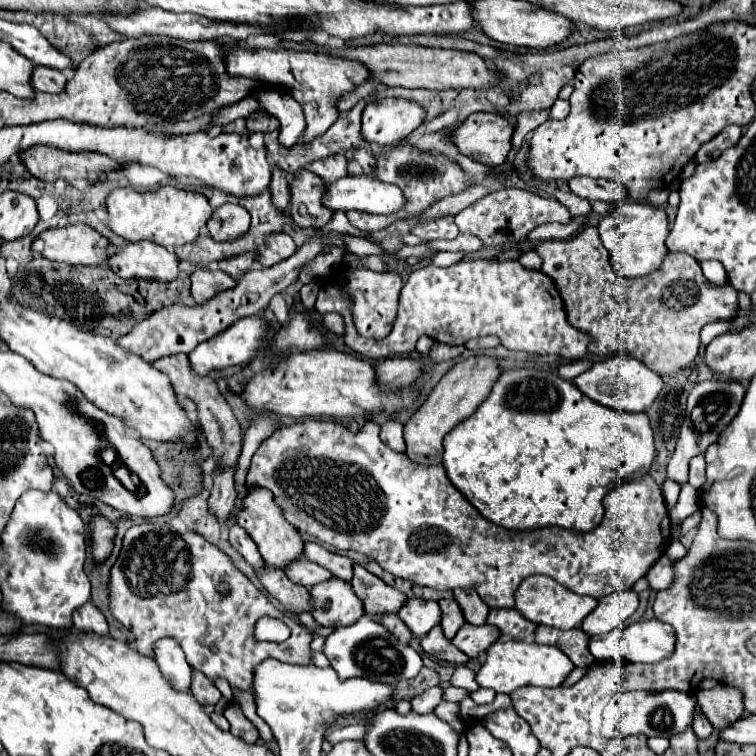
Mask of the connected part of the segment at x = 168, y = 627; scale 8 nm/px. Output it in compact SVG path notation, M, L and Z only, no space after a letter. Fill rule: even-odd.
M142 523L142 525L132 525L122 541L120 555L116 563L110 569L110 581L108 581L108 605L112 615L128 627L136 641L134 647L140 655L150 657L154 651L154 643L164 637L172 637L178 641L182 651L186 653L186 659L192 669L204 673L210 681L216 679L226 679L232 689L238 691L248 691L254 695L252 683L254 683L254 667L260 663L260 659L278 659L284 663L292 665L312 665L312 633L298 623L296 619L288 617L286 613L278 611L266 595L232 563L232 559L220 551L216 545L208 543L202 535L194 531L180 531L172 529L166 525L156 525L156 523ZM226 583L230 591L224 595L218 591L218 585ZM262 617L276 617L284 621L292 635L284 643L262 643L254 639L254 623Z

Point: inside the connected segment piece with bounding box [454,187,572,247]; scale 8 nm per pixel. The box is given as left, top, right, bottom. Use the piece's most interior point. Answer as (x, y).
(505, 216)

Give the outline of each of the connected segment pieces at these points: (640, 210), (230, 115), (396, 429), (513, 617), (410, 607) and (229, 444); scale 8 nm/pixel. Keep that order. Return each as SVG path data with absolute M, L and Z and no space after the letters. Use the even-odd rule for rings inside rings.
M622 203L616 211L606 215L598 223L598 233L604 247L610 251L610 261L614 265L614 271L622 279L634 279L656 271L664 255L668 253L664 245L668 235L668 217L662 207L654 207L650 203Z
M246 97L246 99L242 99L242 101L238 101L238 103L234 103L234 105L226 107L226 109L222 109L222 113L218 113L216 123L218 123L218 125L226 125L226 123L238 119L238 117L248 117L248 115L250 115L252 111L256 111L256 109L258 109L258 103L254 103L252 97Z
M390 419L382 425L382 431L380 431L380 437L382 441L398 451L398 453L404 453L406 451L406 441L404 441L404 425L398 421L398 419Z
M490 609L488 623L496 625L504 635L510 635L518 641L524 641L536 631L536 623L528 621L516 609Z
M406 599L406 603L400 607L398 617L408 625L408 629L422 637L426 635L434 625L440 623L440 607L436 601L430 599Z
M168 355L164 359L158 359L152 363L158 371L162 371L164 375L170 377L172 381L172 389L176 395L184 395L188 399L192 399L198 407L198 423L204 431L204 437L206 441L212 445L214 449L214 459L218 461L218 465L226 465L226 467L234 467L238 455L240 455L240 447L242 447L242 433L240 433L240 427L238 423L232 419L232 411L228 407L228 403L224 401L224 397L220 395L214 379L210 375L202 377L202 375L196 375L196 371L190 371L192 365L188 361L186 355Z

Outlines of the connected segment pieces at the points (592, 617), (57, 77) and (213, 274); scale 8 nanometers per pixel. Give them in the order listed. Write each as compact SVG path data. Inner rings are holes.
M634 589L620 591L598 599L598 607L582 621L582 629L596 637L616 629L622 621L626 621L638 607L638 595Z
M36 65L34 71L32 71L32 87L36 91L58 93L58 91L64 89L64 83L66 83L66 77L58 69L50 69L50 67Z
M196 269L192 275L192 297L196 303L210 301L216 293L230 289L236 285L236 281L224 273L224 271L208 271L208 269Z

